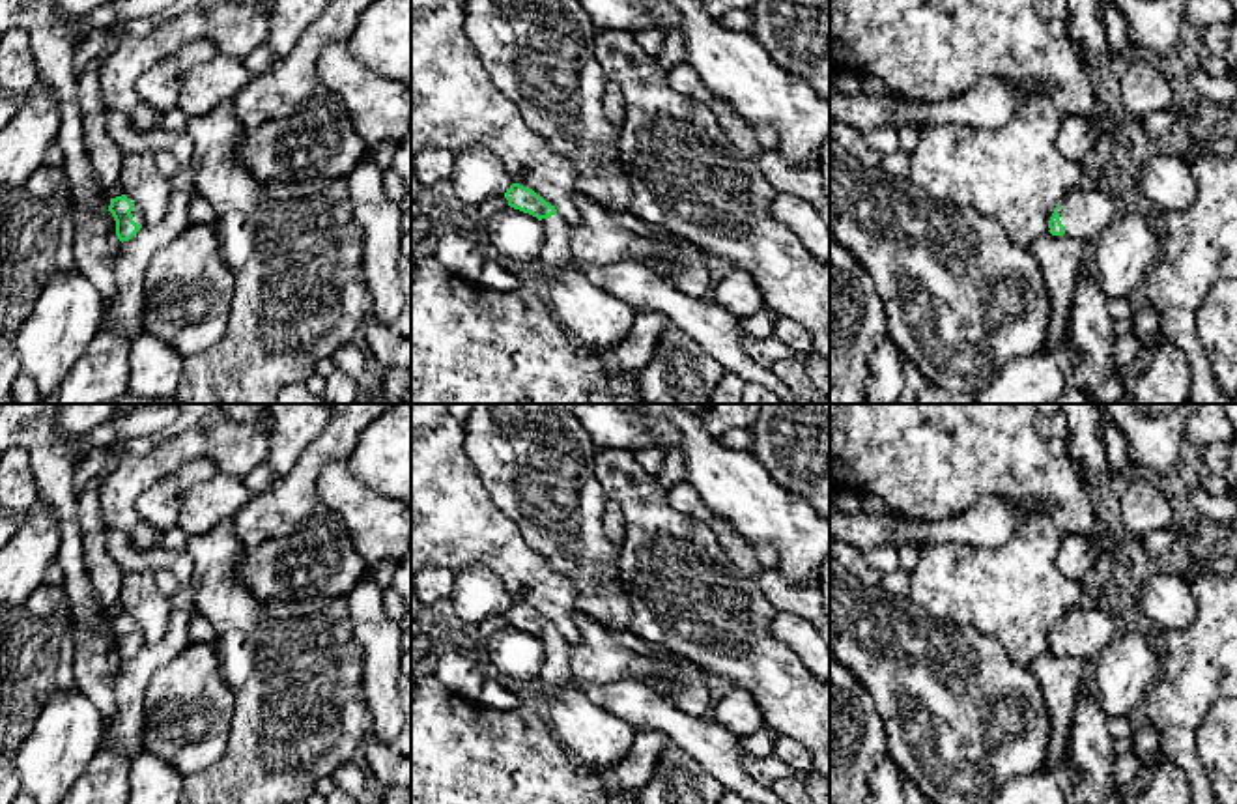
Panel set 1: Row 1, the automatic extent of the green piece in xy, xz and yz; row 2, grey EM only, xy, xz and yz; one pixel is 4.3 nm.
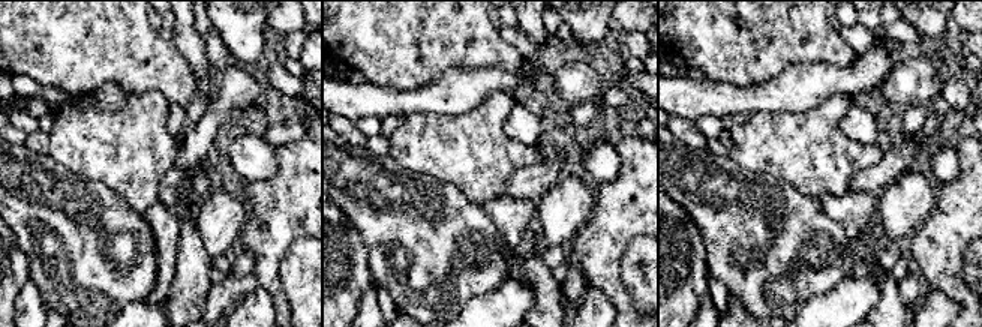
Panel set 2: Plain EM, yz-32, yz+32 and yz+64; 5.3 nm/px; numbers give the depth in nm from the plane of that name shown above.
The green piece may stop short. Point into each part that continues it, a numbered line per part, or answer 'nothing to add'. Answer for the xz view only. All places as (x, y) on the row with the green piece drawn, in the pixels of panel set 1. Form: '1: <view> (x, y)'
1: xz (557, 255)

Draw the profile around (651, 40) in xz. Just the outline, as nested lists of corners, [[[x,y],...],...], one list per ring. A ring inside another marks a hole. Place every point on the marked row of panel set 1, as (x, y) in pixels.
[[[641,28],[632,32],[635,41],[650,54],[658,56],[663,47],[665,32],[660,28]]]

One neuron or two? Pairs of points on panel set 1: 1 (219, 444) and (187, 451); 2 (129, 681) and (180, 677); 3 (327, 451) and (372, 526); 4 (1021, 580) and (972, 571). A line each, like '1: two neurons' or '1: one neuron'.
1: one neuron
2: two neurons
3: two neurons
4: one neuron

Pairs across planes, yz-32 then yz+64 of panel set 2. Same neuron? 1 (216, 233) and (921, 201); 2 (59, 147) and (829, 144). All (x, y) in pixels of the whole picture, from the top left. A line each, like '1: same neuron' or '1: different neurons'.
1: same neuron
2: same neuron

